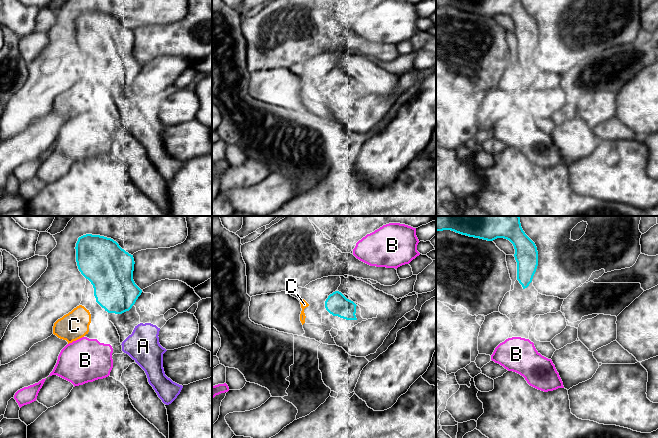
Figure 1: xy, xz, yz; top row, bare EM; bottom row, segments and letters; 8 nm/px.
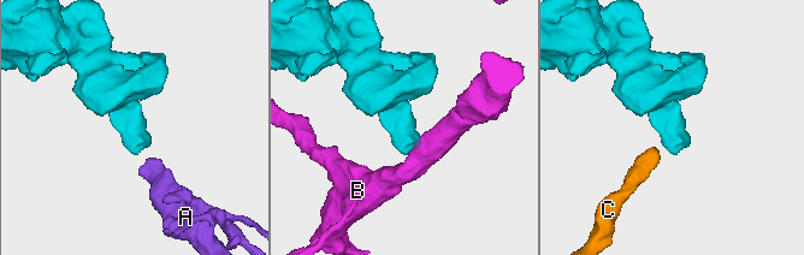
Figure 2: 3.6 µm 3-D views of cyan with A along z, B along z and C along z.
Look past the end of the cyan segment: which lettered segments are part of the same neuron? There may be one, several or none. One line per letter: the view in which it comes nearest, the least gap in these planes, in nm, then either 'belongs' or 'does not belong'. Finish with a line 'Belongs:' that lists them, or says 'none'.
A: xy | 140 nm | belongs
B: xy | 240 nm | does not belong
C: xy | 100 nm | does not belong
Belongs: A

